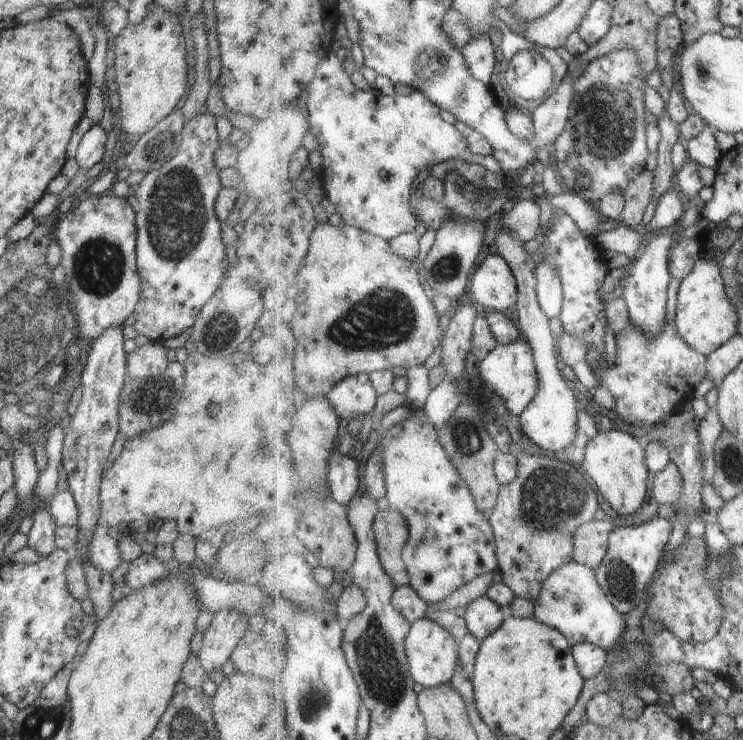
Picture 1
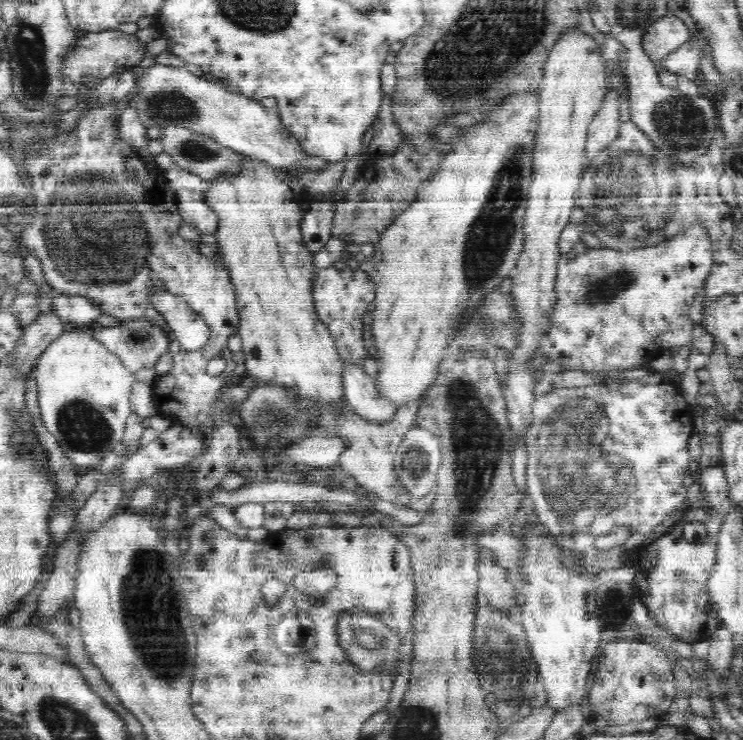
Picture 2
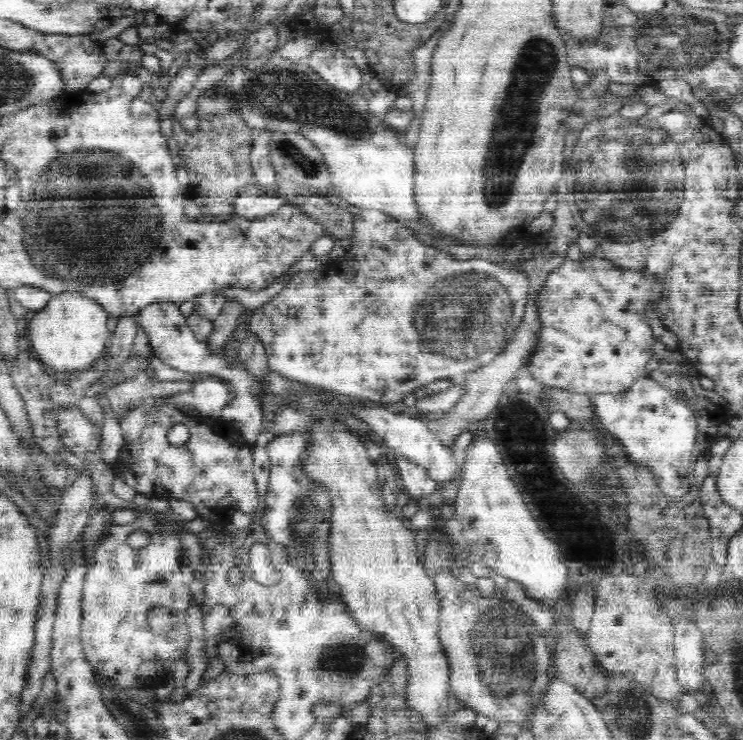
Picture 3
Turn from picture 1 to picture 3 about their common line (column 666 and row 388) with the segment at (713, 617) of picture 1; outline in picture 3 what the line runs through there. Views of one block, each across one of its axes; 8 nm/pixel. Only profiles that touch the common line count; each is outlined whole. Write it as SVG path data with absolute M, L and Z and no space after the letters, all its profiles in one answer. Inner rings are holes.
M595 257L594 259L588 259L587 261L572 261L567 259L564 265L560 268L556 268L550 276L548 276L548 282L546 286L540 292L540 300L538 300L538 307L540 307L540 319L542 323L542 330L539 336L539 341L536 346L534 354L531 354L529 360L530 373L538 379L538 381L544 383L548 388L556 388L561 390L566 390L570 392L578 392L580 394L606 394L606 393L616 393L622 392L634 385L634 382L638 378L645 377L647 370L645 366L647 362L652 358L654 348L654 336L652 335L652 329L646 323L646 310L647 305L651 305L652 300L657 296L658 289L647 282L643 276L640 274L633 274L632 272L627 273L622 269L613 267L606 260L600 257Z

